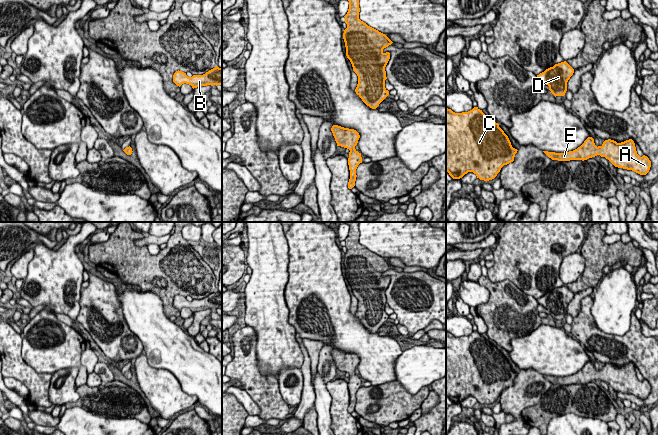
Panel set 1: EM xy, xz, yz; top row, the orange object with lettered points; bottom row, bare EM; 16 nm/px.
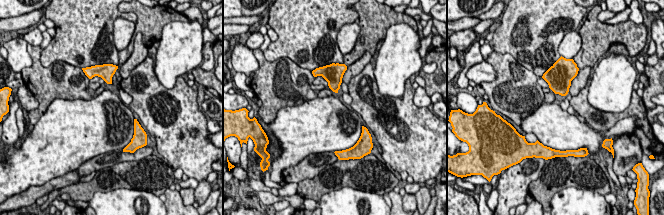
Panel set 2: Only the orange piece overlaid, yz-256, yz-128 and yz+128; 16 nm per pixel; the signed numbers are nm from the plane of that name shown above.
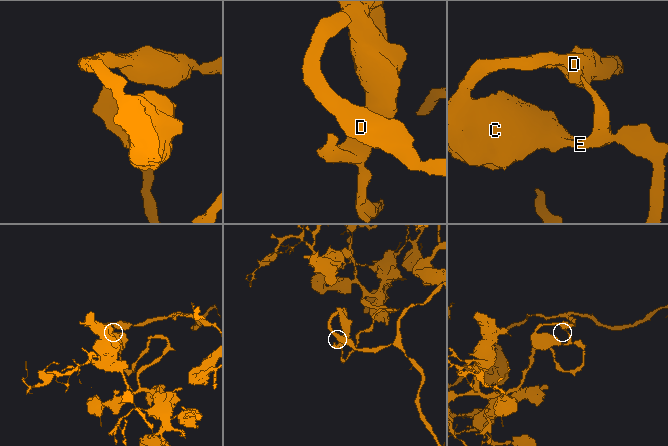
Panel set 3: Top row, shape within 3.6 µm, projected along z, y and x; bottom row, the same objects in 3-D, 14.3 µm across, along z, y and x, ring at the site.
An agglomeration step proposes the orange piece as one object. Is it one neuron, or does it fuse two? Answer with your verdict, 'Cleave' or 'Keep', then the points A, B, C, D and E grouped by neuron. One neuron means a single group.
Keep. Groups: A B C D E

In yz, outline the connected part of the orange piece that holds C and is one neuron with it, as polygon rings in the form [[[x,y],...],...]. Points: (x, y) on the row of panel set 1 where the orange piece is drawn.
[[[478,107],[462,113],[446,108],[446,172],[453,179],[473,172],[480,180],[492,180],[504,165],[514,161],[517,151],[499,124]]]

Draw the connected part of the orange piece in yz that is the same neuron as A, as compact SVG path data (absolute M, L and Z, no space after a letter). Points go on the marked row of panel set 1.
M588 137L580 147L573 151L566 153L543 152L552 160L558 161L584 161L600 155L608 159L615 167L632 170L640 175L646 175L651 167L651 161L647 156L640 157L637 154L635 143L632 139L621 143L608 139L597 147L594 139Z

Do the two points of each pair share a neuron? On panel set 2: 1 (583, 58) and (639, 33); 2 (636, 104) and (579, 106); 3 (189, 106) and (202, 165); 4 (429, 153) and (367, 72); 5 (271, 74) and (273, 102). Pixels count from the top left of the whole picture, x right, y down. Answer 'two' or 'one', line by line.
1: one
2: one
3: one
4: one
5: one

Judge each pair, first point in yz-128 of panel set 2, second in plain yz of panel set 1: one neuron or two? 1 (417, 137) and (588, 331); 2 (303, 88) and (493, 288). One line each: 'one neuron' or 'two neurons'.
1: one neuron
2: one neuron

